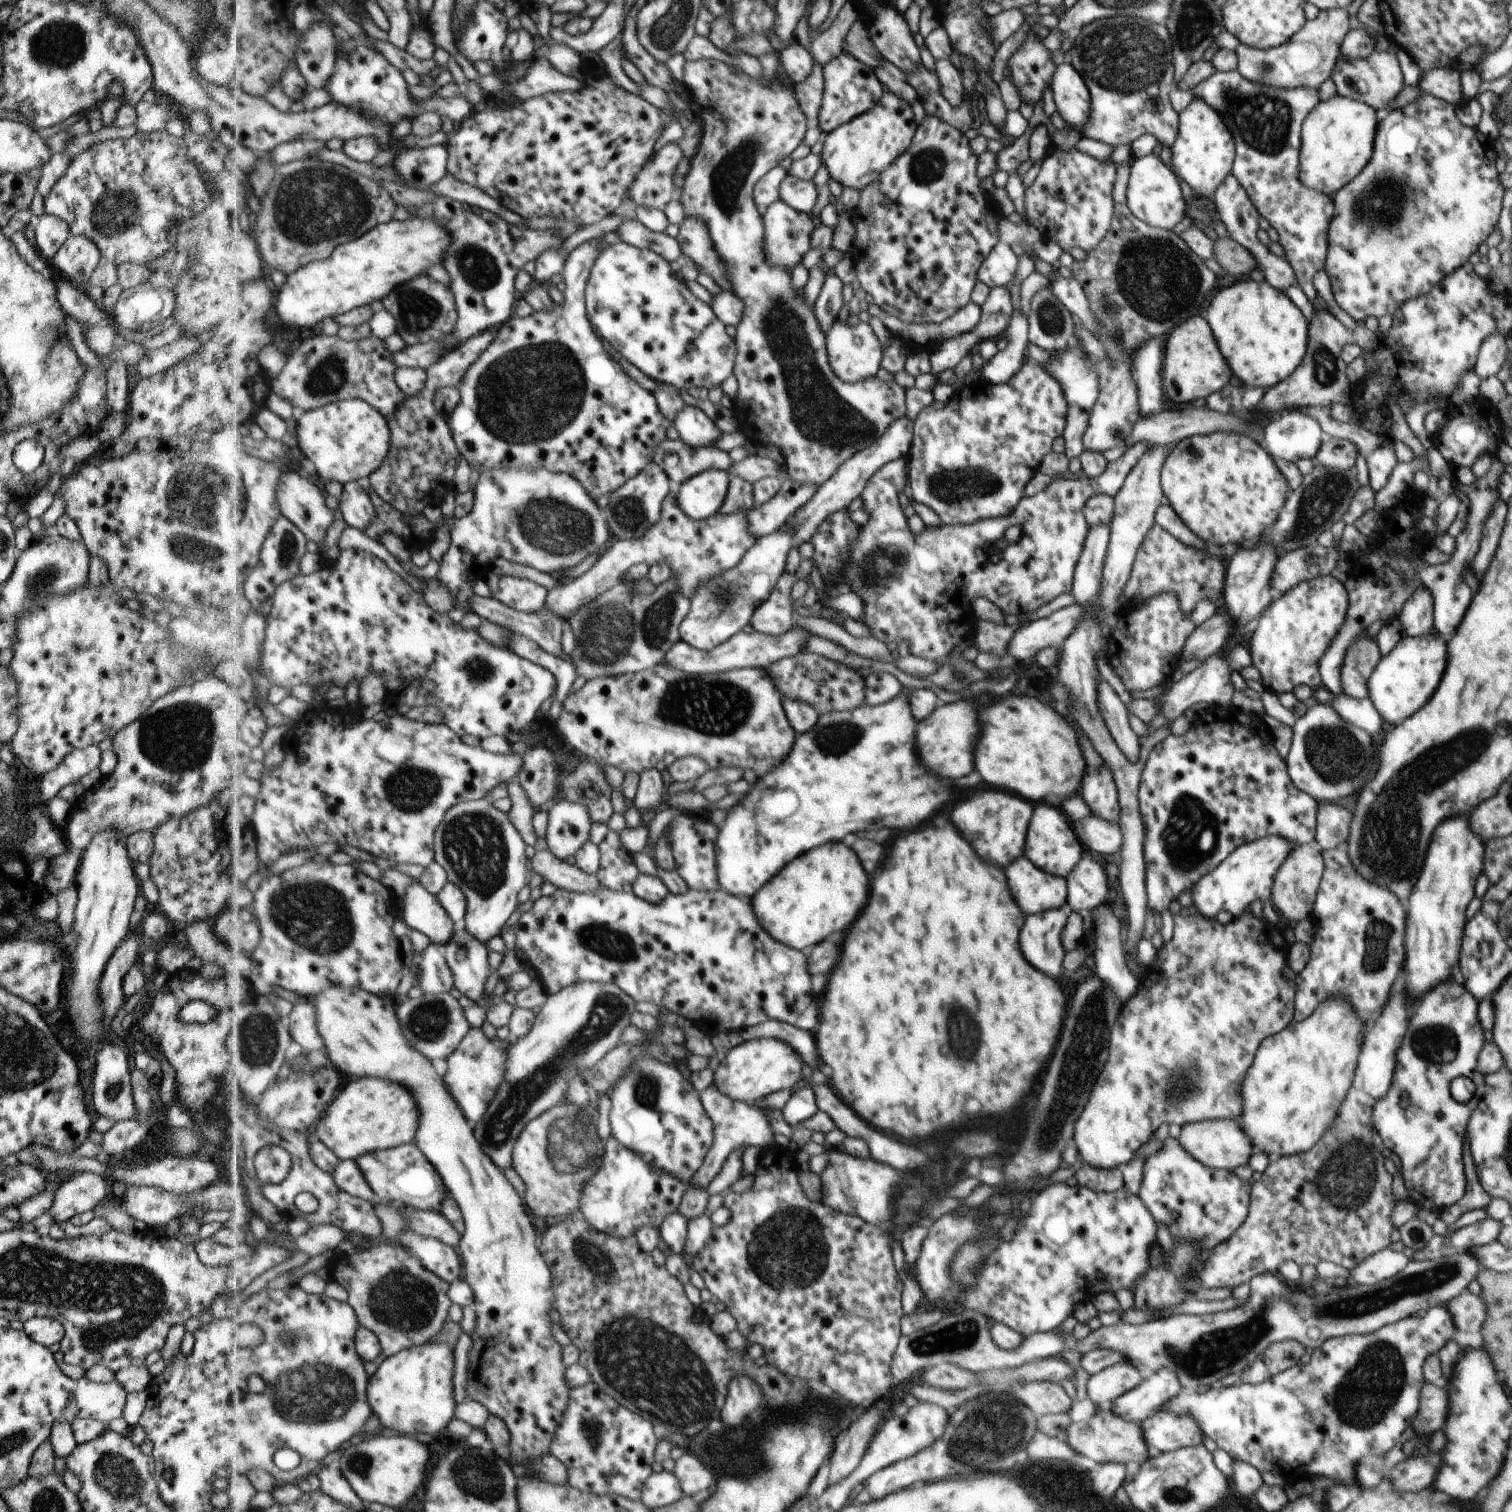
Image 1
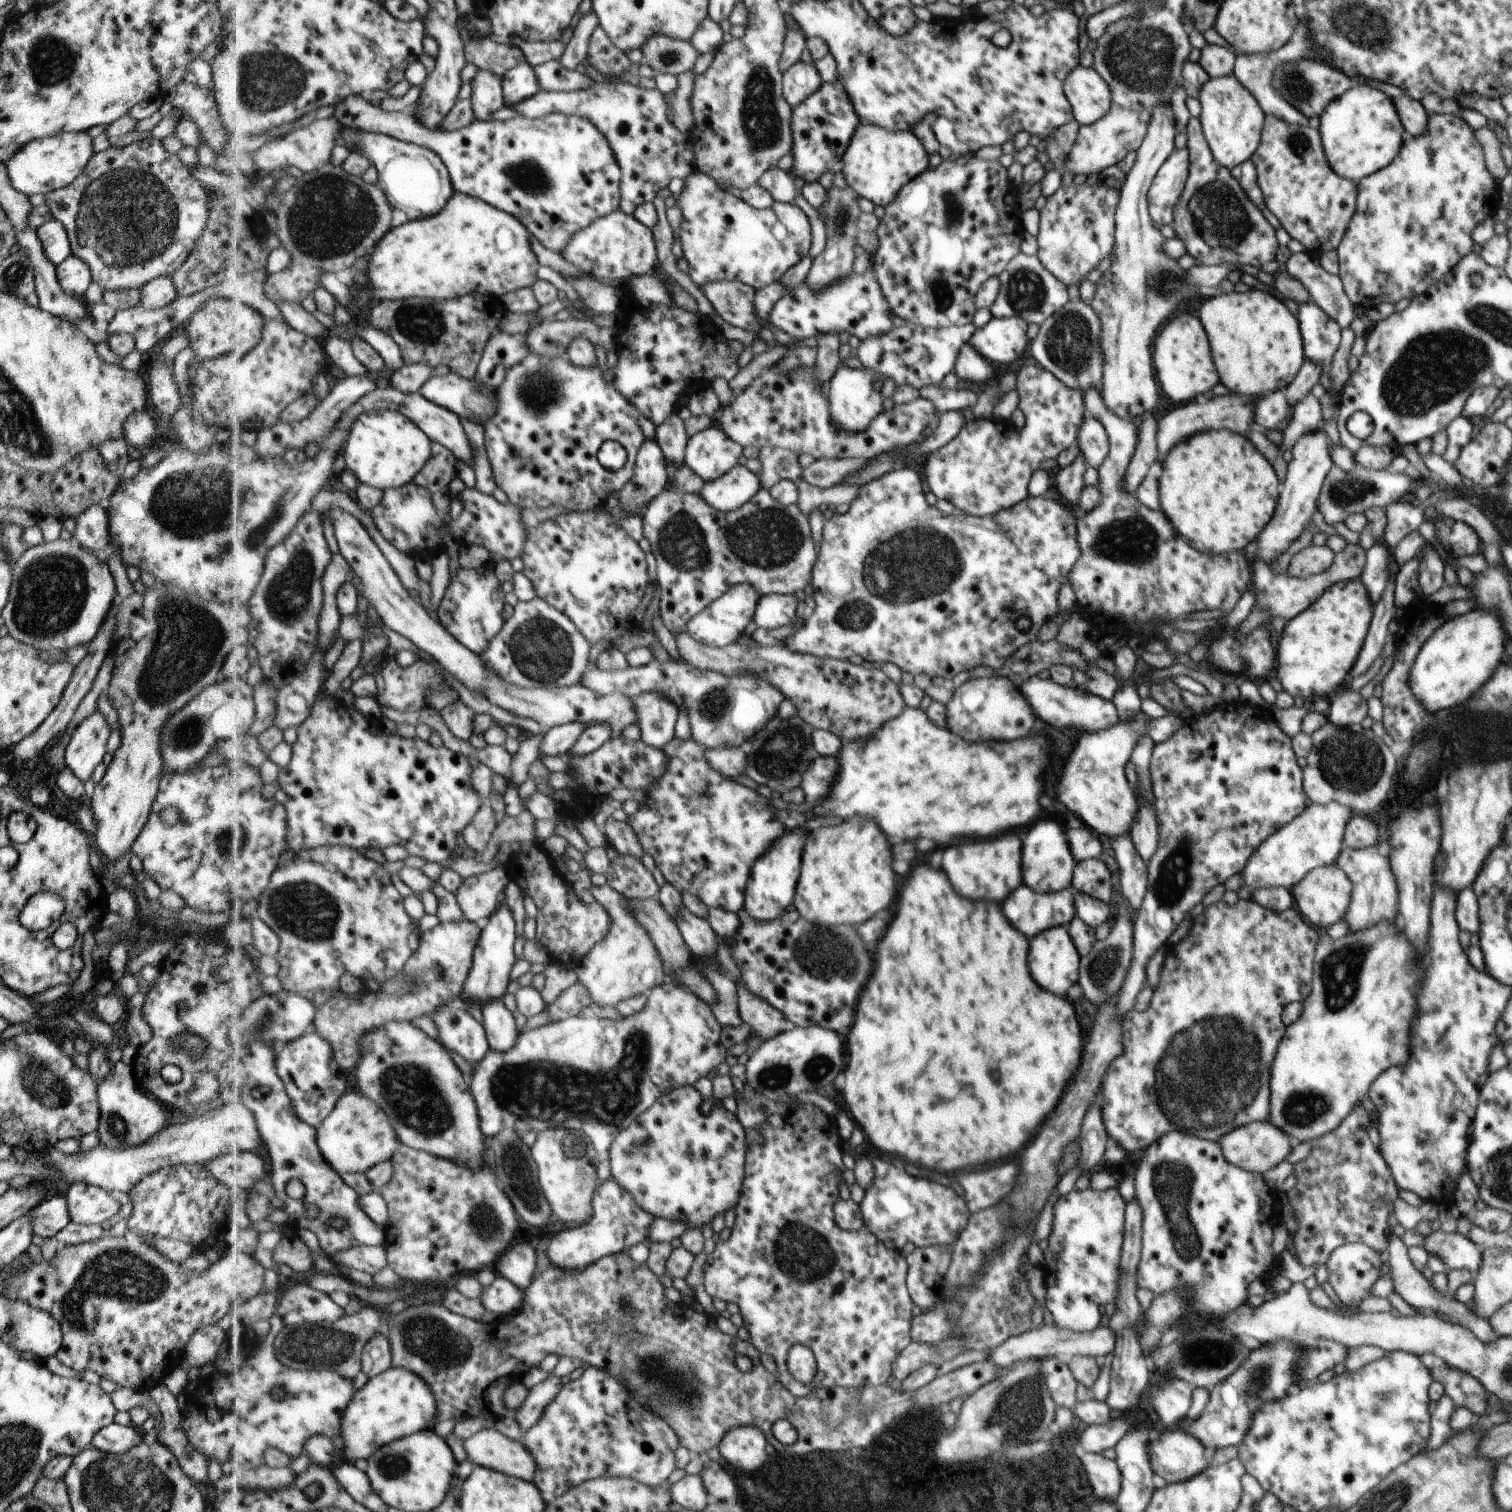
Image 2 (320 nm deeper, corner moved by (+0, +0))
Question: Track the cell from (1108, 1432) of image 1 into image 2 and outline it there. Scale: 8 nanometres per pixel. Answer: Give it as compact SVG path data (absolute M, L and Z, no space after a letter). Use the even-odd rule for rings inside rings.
M1178 1427L1164 1428L1150 1442L1150 1466L1163 1484L1189 1480L1212 1462L1203 1455L1204 1446Z

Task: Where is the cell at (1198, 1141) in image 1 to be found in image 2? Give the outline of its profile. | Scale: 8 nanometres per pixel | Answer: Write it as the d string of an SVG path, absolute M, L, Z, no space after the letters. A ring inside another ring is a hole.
M1253 1121L1237 1127L1230 1133L1219 1137L1217 1142L1222 1147L1222 1153L1227 1162L1257 1174L1277 1166L1279 1162L1286 1160L1292 1151L1289 1135L1268 1121Z

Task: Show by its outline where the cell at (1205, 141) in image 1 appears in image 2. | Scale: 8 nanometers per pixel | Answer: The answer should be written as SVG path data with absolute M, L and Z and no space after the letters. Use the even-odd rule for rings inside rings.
M1231 74L1210 77L1201 86L1197 100L1201 105L1198 120L1215 162L1230 171L1249 160L1259 146L1265 114L1254 95Z

